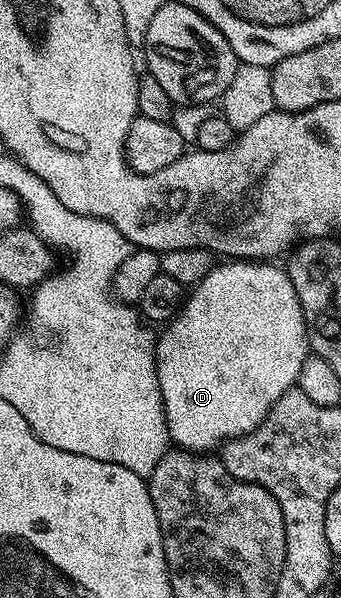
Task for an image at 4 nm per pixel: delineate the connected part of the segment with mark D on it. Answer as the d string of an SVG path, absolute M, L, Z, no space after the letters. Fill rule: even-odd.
M229 259L227 262L217 263L187 293L186 299L179 313L167 321L164 333L159 333L156 341L156 373L158 386L162 390L162 402L166 414L168 439L177 449L197 454L208 454L219 449L227 440L250 434L266 418L266 414L282 398L282 394L293 391L298 374L302 370L302 362L310 355L308 331L302 314L302 306L298 302L298 294L294 290L294 282L290 282L287 271L283 267L275 268L272 262L257 262L255 260Z

